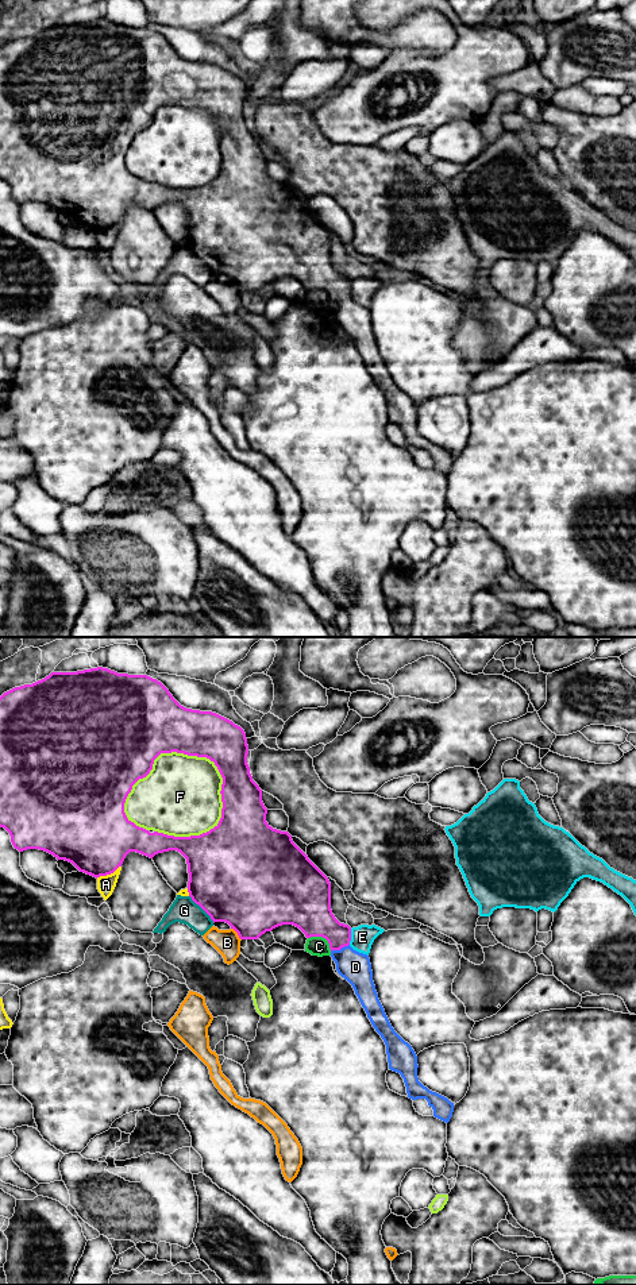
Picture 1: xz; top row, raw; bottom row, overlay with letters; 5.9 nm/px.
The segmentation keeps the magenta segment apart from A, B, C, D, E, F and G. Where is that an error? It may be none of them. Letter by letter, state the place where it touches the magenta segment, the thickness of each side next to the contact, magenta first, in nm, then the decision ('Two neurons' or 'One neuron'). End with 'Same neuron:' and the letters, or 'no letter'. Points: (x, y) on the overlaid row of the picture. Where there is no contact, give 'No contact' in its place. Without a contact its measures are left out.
A: Touches magenta at xz (108, 873). Thickness 440 nm (magenta) against 110 nm. Two neurons
B: Touches magenta at xz (238, 934). Thickness 460 nm (magenta) against 160 nm. Two neurons
C: Touches magenta at xz (323, 937). Thickness 320 nm (magenta) against 110 nm. Two neurons
D: Touches magenta at xz (339, 949). Thickness 220 nm (magenta) against 180 nm. One neuron
E: Touches magenta at xz (350, 937). Thickness 220 nm (magenta) against 140 nm. Two neurons
F: Touches magenta at xz (164, 752). Thickness 500 nm (magenta) against 420 nm. Two neurons
G: Touches magenta at xz (201, 907). Thickness 500 nm (magenta) against 160 nm. Two neurons
Same neuron: D

